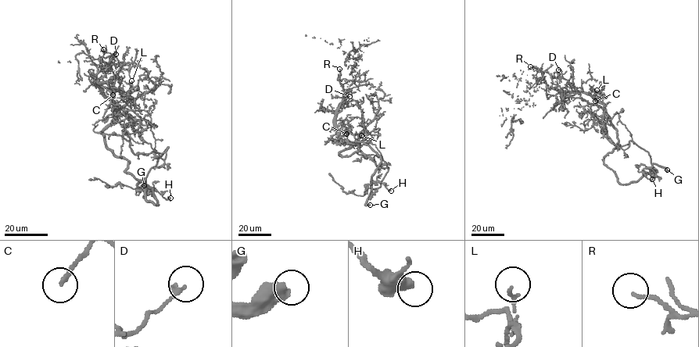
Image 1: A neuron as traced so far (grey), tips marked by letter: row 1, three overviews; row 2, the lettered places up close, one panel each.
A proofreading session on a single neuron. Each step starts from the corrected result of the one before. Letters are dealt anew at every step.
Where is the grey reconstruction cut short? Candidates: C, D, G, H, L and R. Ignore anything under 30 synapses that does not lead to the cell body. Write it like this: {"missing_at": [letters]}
{"missing_at": ["G"]}

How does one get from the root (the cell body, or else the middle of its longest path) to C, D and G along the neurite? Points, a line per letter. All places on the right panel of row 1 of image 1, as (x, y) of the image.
C: (604, 105), (604, 111), (595, 101)
D: (604, 105), (600, 101), (577, 91), (561, 76), (561, 71), (558, 69)
G: (604, 105), (605, 130), (613, 144), (629, 145), (629, 141), (633, 141), (648, 152), (652, 163), (667, 169)

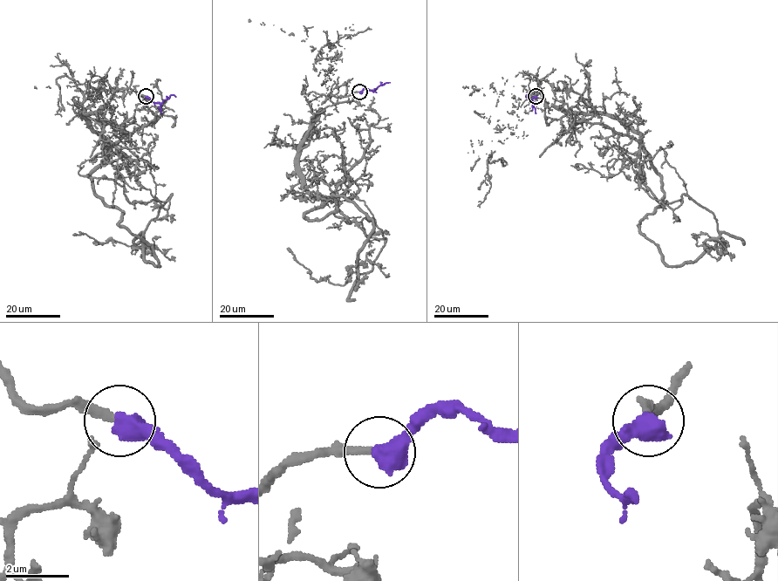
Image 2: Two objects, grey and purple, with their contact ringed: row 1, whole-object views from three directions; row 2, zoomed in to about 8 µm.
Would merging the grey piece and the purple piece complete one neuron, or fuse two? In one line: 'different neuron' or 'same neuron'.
same neuron

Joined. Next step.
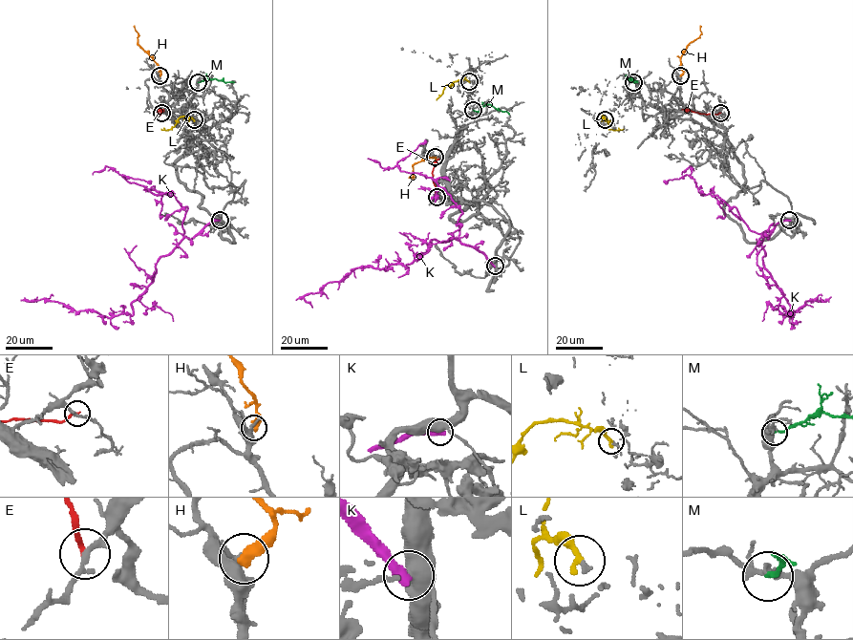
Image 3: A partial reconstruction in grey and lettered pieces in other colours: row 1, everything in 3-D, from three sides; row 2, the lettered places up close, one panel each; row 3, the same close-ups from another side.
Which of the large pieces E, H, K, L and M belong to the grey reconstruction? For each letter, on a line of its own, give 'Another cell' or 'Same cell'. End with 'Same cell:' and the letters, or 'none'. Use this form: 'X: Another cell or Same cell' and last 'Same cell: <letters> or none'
E: Another cell
H: Another cell
K: Another cell
L: Same cell
M: Another cell
Same cell: L

